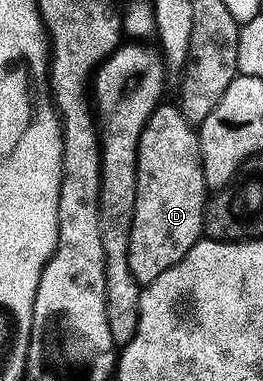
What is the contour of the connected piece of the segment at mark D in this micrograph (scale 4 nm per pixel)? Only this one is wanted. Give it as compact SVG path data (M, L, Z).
M159 104L148 116L138 141L136 208L130 229L128 264L140 284L168 272L204 234L208 187L200 156L197 129L177 105Z

